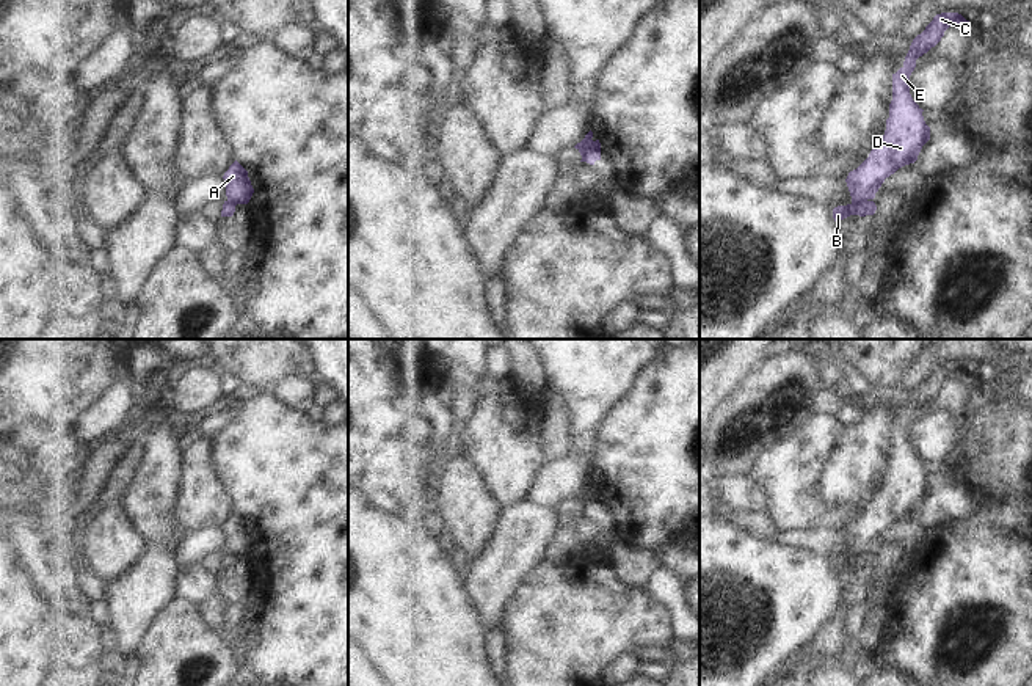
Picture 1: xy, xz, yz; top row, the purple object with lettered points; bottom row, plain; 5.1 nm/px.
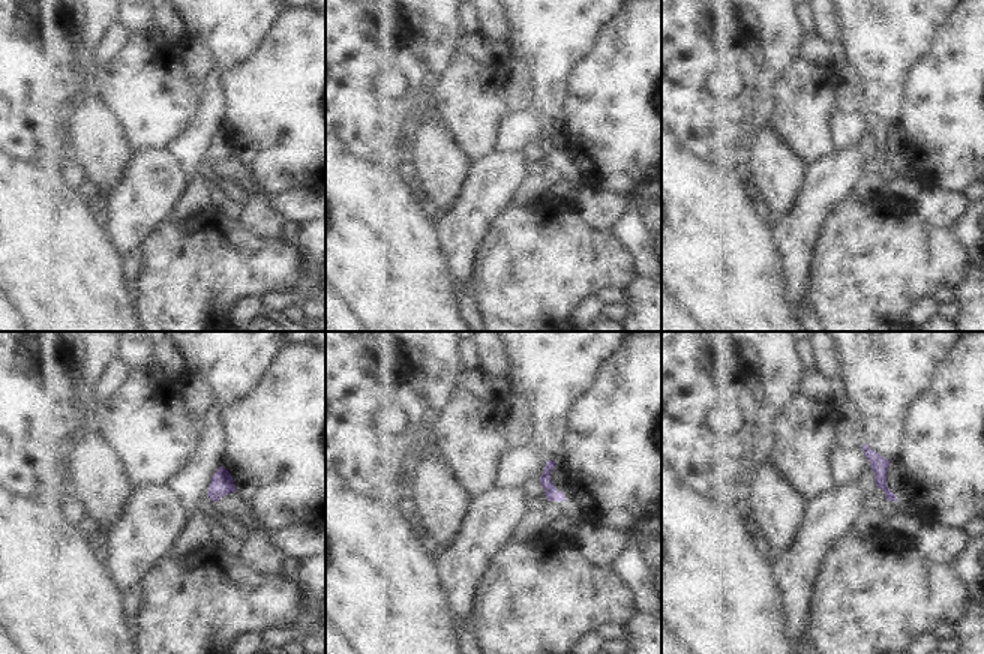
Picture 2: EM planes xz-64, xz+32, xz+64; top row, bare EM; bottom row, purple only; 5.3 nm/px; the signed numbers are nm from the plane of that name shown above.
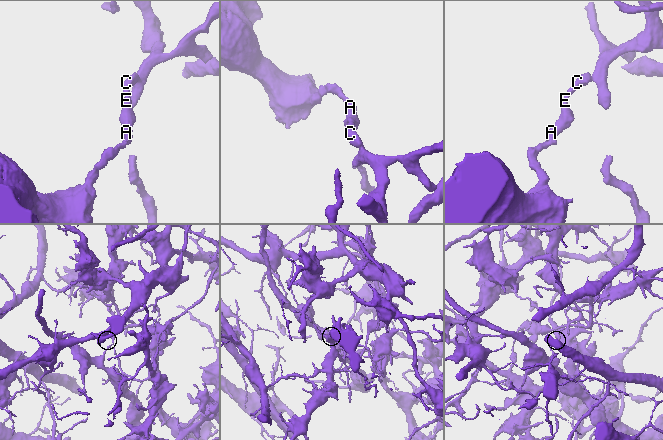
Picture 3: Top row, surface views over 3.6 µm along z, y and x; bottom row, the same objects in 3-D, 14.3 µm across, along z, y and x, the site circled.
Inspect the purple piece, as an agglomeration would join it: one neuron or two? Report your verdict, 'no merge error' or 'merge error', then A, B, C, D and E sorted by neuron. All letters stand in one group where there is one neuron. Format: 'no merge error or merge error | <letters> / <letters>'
merge error | A C D E / B

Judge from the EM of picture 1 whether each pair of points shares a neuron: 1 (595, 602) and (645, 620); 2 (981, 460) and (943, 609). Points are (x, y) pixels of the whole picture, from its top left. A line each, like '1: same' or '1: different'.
1: same
2: same

